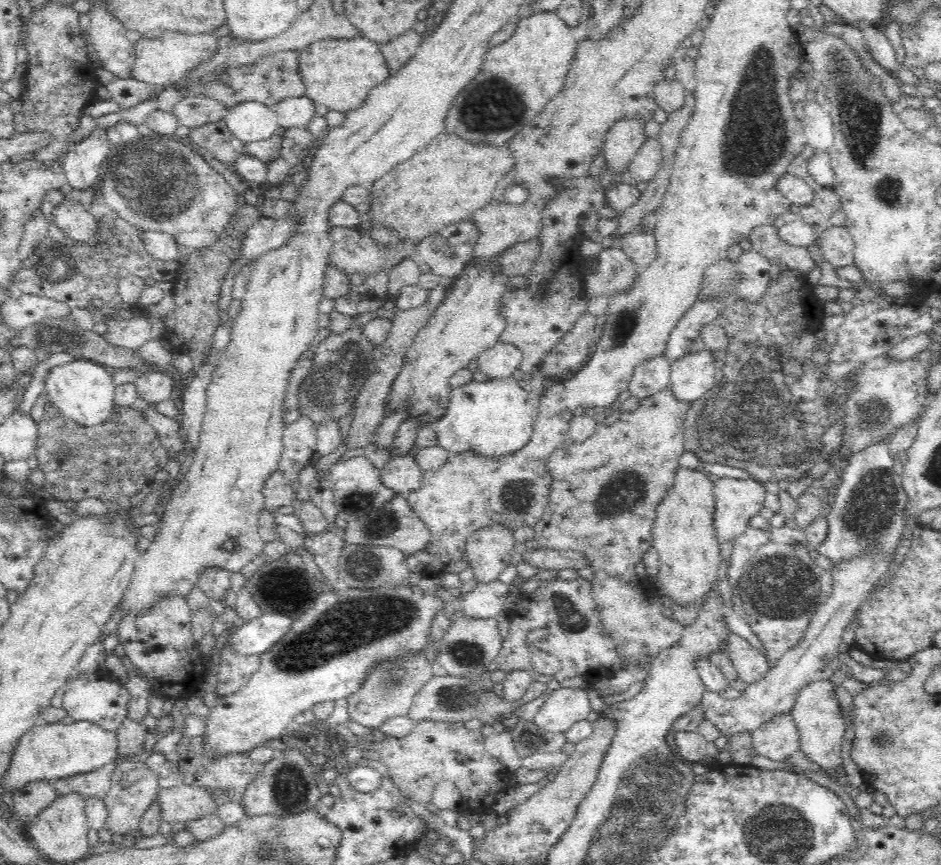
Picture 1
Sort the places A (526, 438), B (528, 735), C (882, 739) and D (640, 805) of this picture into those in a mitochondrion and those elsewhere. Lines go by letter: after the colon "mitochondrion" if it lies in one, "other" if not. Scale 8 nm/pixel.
A: other
B: other
C: mitochondrion
D: mitochondrion

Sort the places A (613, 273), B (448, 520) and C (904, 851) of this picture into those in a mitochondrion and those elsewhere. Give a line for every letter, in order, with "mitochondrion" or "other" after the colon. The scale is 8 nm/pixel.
A: mitochondrion
B: other
C: other

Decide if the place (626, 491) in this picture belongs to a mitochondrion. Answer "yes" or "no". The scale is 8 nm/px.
yes

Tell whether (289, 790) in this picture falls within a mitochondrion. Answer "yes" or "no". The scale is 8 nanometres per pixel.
yes

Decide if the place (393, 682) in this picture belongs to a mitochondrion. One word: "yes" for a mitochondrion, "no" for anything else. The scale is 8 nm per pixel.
yes

